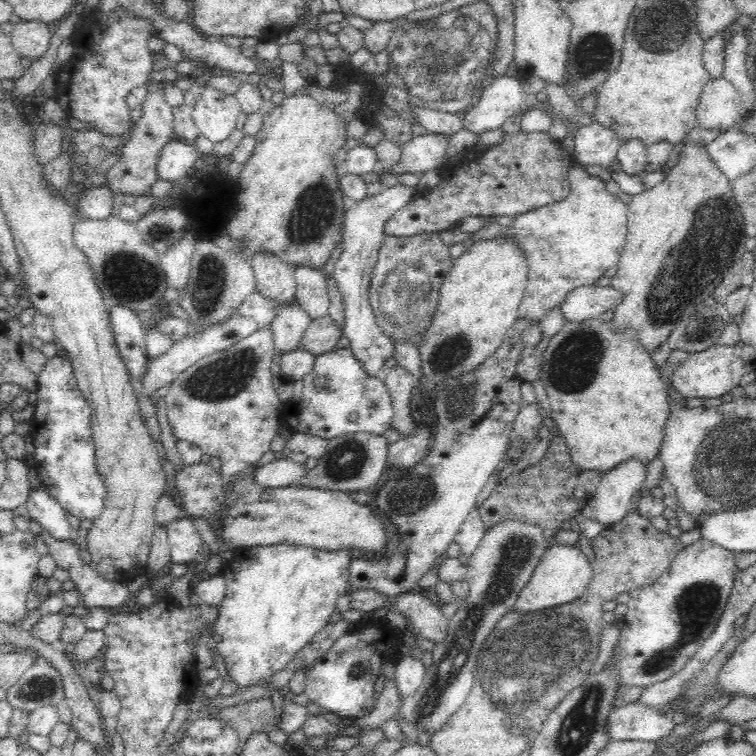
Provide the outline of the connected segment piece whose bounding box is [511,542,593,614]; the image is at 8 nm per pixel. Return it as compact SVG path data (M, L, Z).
M558 542L549 543L544 556L536 565L530 582L520 590L512 611L522 614L534 613L535 610L547 609L551 606L563 605L575 601L588 586L593 570L579 545L566 545Z

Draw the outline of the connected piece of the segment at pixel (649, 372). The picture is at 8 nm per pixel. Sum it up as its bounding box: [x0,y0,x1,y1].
[539,316,669,474]

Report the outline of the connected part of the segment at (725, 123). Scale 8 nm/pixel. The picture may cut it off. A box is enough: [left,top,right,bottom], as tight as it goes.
[696,76,748,132]

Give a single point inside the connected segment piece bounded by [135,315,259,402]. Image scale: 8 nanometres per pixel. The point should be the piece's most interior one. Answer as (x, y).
(163, 370)

